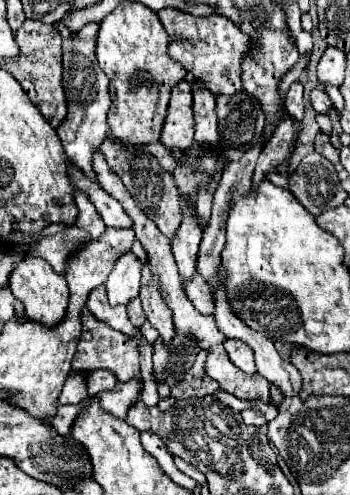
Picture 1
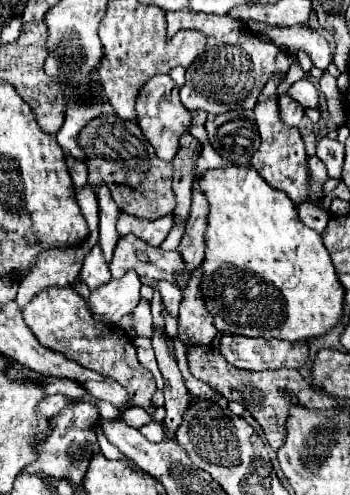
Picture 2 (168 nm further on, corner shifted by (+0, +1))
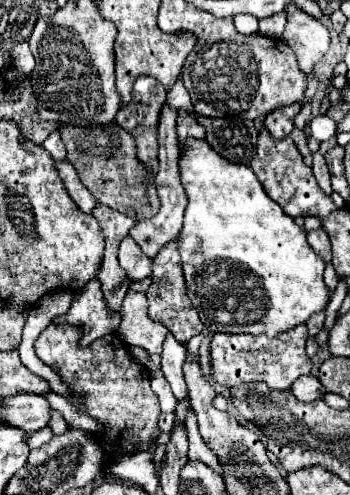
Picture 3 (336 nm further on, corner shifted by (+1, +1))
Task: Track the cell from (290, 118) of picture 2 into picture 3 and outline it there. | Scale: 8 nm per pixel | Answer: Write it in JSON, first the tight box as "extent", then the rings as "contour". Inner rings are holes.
{"extent":[265,104,301,138],"contour":[[[291,104],[287,108],[277,108],[265,118],[265,128],[271,132],[273,138],[285,138],[293,130],[293,118],[301,110],[301,104]]]}

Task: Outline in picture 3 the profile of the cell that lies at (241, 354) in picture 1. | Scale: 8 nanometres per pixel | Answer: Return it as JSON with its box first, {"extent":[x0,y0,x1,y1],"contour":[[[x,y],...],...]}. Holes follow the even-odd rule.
{"extent":[211,326,311,390],"contour":[[[299,326],[295,328],[295,332],[287,332],[283,338],[275,338],[275,340],[269,340],[267,336],[215,334],[211,340],[213,378],[227,388],[241,382],[263,380],[271,388],[287,390],[299,376],[305,376],[311,372],[311,360],[305,354],[305,340],[307,340],[305,326]]]}

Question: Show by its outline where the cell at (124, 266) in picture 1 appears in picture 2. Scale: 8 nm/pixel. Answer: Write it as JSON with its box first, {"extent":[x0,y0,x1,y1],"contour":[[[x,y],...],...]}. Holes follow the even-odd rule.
{"extent":[88,270,140,324],"contour":[[[128,270],[120,280],[110,280],[90,292],[88,306],[100,324],[118,324],[122,316],[130,314],[140,300],[140,278]]]}

